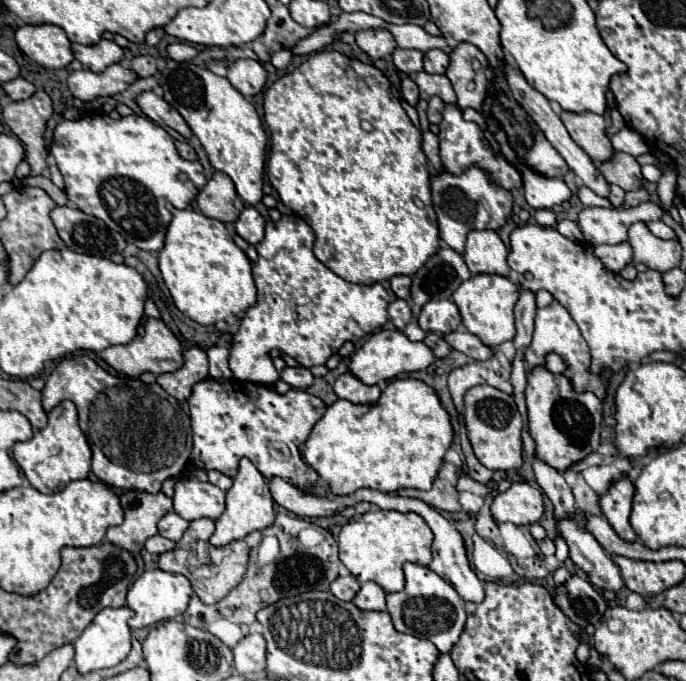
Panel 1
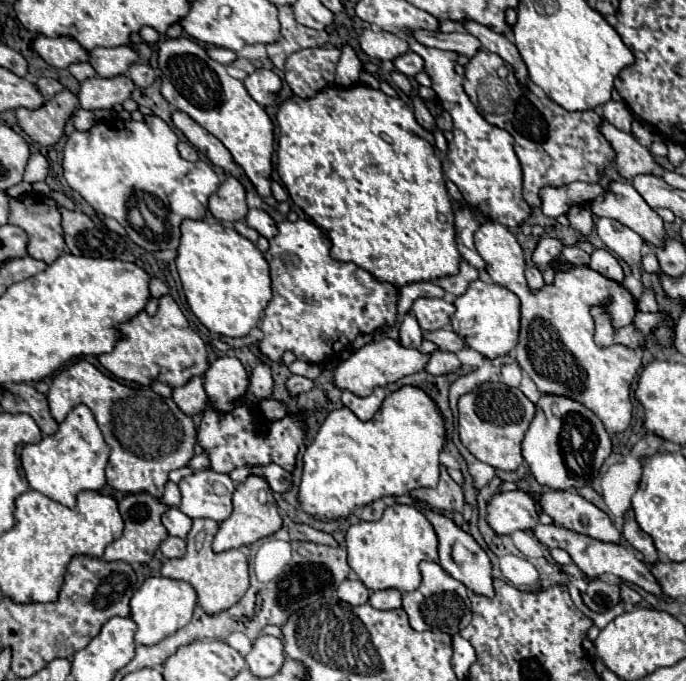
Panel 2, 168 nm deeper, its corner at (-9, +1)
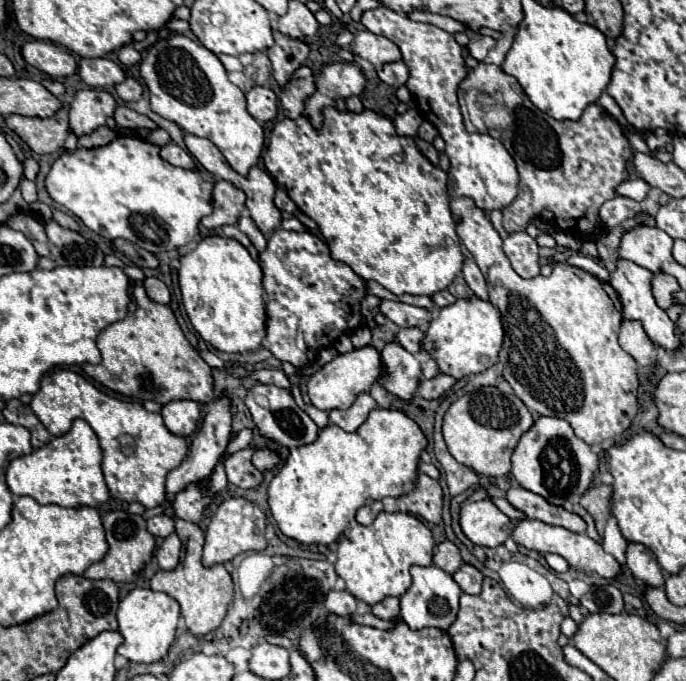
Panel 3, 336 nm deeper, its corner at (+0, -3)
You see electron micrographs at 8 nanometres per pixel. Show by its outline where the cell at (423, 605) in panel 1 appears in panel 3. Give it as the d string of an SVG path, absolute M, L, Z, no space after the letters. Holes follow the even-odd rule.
M414 565L410 567L410 575L414 581L410 589L400 597L400 617L406 621L406 625L412 631L426 629L426 627L436 627L436 629L446 631L456 621L458 597L462 593L458 583L452 579L450 573L442 571L436 565L428 565L428 567Z

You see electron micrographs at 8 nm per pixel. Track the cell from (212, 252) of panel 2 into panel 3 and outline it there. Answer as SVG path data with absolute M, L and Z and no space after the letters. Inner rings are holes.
M204 237L194 251L180 259L178 281L190 323L206 343L226 353L256 351L264 339L262 269L244 245L226 237Z

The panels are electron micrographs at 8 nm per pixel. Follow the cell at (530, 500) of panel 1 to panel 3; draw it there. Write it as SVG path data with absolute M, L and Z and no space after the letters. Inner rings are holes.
M484 499L478 503L462 505L460 525L464 535L472 543L484 547L498 547L516 529L516 519L510 519L490 499Z

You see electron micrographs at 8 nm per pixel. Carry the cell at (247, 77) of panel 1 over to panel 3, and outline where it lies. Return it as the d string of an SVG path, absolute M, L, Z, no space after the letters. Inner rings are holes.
M262 85L252 87L246 93L246 101L248 101L248 113L256 121L264 123L264 121L272 121L276 117L278 99L270 87L262 87Z

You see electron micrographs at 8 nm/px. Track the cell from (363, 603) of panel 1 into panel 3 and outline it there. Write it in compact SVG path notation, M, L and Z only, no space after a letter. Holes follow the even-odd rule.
M386 597L382 599L380 603L374 603L370 607L370 613L376 615L378 619L384 619L384 621L390 621L390 619L396 619L398 617L398 597Z

